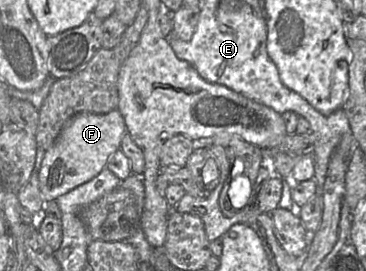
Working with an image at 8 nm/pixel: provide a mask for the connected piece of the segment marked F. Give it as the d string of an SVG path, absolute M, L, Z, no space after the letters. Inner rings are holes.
M117 109L106 114L80 112L69 118L46 150L38 172L43 204L96 177L107 166L109 158L121 149L126 132L124 119Z

